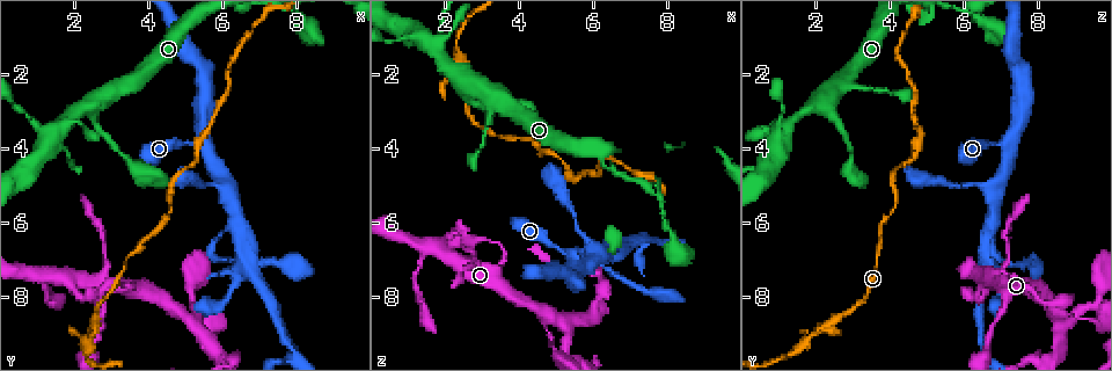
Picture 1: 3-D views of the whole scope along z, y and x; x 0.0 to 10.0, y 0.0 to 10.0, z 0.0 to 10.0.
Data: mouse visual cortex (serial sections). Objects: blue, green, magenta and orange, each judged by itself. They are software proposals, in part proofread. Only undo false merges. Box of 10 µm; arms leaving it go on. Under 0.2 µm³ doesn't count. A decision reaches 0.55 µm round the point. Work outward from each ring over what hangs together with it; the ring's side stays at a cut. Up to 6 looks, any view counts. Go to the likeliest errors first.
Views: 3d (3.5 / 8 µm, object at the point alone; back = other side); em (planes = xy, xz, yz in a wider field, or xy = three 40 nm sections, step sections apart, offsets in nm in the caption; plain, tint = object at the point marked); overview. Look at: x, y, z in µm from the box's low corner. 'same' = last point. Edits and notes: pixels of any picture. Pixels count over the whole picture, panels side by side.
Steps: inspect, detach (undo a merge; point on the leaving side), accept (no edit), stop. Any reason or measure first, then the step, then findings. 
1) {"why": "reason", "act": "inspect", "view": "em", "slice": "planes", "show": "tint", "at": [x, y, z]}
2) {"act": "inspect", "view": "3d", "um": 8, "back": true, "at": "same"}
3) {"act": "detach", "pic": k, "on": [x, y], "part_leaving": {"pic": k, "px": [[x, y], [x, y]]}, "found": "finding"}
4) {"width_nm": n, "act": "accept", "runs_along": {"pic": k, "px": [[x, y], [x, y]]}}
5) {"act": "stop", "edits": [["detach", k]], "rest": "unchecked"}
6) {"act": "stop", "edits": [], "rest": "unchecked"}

{"why": "four-way junction", "act": "inspect", "view": "3d", "um": 8, "at": [5.25, 8.65, 8.65]}

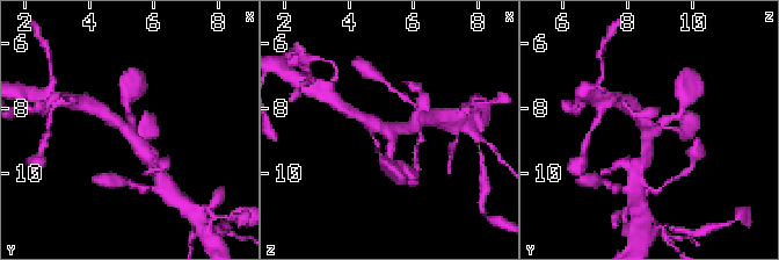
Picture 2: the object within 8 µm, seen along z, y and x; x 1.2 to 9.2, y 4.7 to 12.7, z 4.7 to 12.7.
{"why": "zoom in", "act": "inspect", "view": "3d", "um": 3.5, "at": "same"}

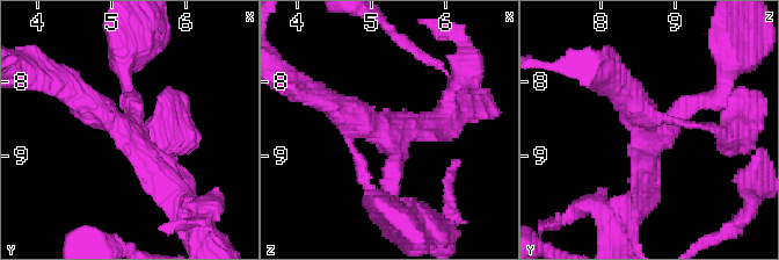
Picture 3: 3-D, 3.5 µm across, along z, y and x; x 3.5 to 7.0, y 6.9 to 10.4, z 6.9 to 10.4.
{"arms": 4, "arm_widths_nm": [150, 250, 300, 400], "act": "accept", "runs_along": {"pic": 3, "px": [[329, 101], [386, 130], [390, 193]]}, "found": "one cell here"}

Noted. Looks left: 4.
{"why": "a narrow waist", "act": "inspect", "view": "3d", "um": 3.5, "at": [2.45, 9.10, 1.85]}

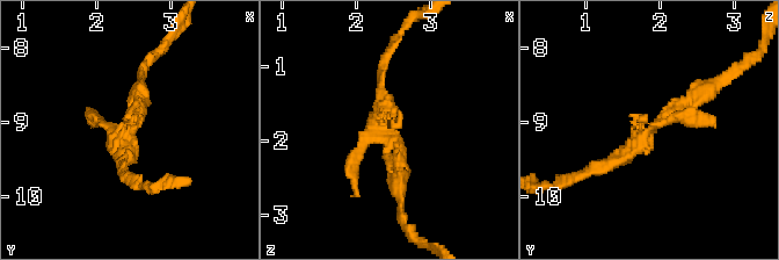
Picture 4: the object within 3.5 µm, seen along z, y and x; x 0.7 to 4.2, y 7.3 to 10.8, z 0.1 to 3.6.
{"why": "now the EM", "act": "inspect", "view": "em", "slice": "xy", "step": 3, "show": "tint", "at": [2.50, 9.10, 1.90]}

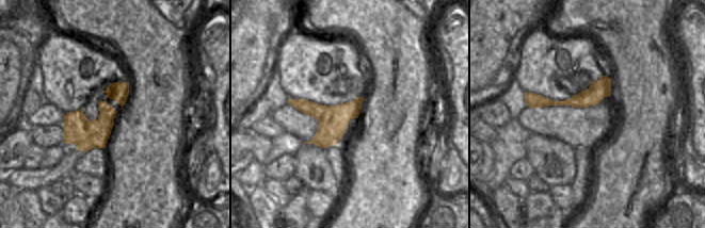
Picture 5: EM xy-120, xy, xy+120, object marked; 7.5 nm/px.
{"act": "accept", "runs_along": {"pic": 4, "px": [[712, 86], [596, 168]]}, "found": "one cell here"}

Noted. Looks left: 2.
{"why": "three arms meet", "act": "inspect", "view": "3d", "um": 3.5, "at": [2.60, 2.80, 2.35]}

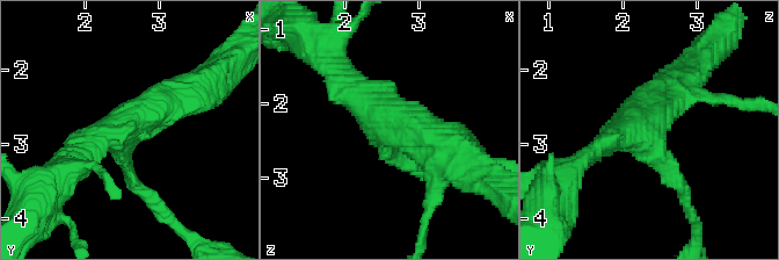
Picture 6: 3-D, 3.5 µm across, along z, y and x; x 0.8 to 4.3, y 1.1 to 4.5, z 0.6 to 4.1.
{"arms": 3, "arm_widths_nm": [250, 400, 500], "act": "inspect", "view": "em", "slice": "planes", "show": "tint", "at": [2.60, 2.75, 2.40]}

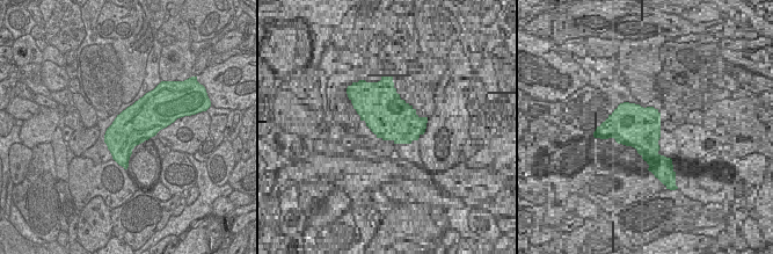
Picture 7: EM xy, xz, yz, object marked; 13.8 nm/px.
{"act": "accept", "found": "one cell here"}

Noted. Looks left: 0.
{"act": "stop", "edits": [], "rest": "unchecked"}

